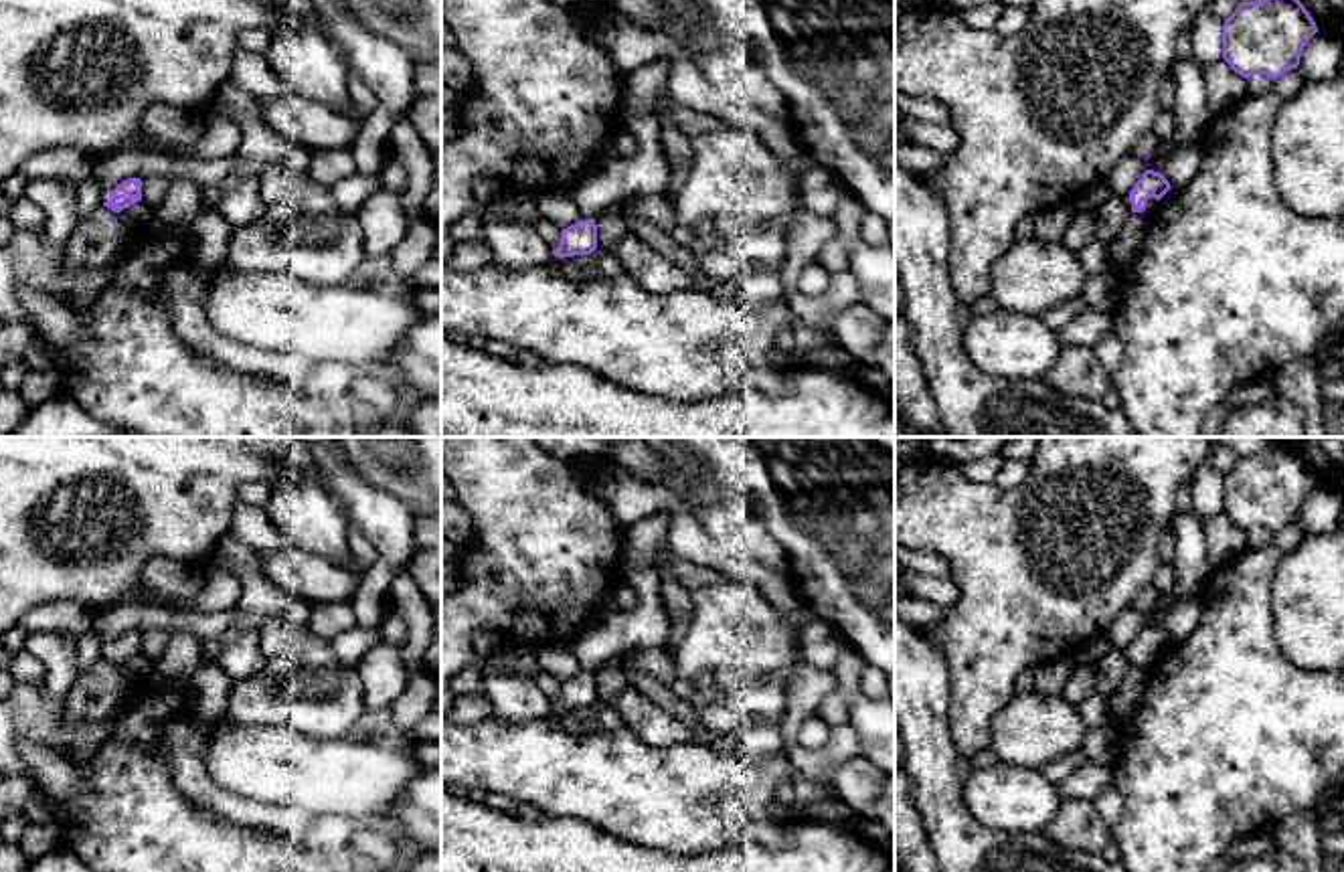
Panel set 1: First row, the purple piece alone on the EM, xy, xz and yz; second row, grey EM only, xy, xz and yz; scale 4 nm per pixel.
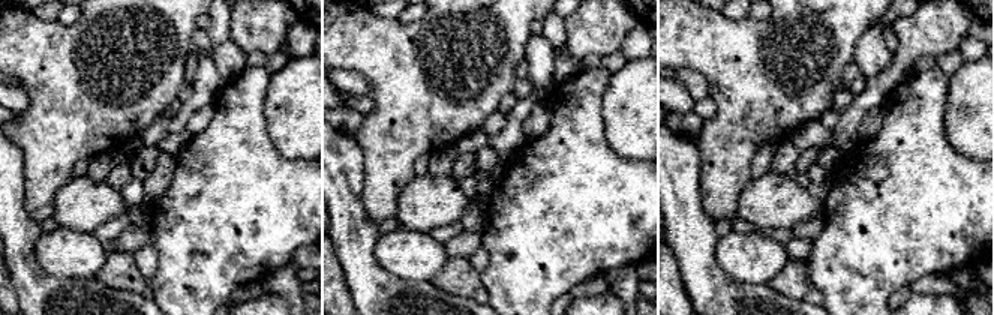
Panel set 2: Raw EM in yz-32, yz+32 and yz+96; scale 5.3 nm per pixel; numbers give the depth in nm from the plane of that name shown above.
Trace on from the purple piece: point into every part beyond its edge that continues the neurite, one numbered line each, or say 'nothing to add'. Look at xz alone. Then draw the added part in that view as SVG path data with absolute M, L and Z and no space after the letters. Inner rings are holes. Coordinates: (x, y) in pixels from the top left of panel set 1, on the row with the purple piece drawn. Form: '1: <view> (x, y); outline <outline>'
1: xz (612, 181); outline M619 73L623 91L617 97L617 117L632 132L638 150L632 156L605 156L577 180L567 196L579 206L583 221L607 206L662 194L672 178L662 152L662 121L656 113L636 111L625 97L625 73Z

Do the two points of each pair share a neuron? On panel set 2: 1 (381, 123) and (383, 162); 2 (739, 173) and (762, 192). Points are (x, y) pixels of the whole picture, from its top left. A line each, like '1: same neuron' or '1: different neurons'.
1: same neuron
2: different neurons

